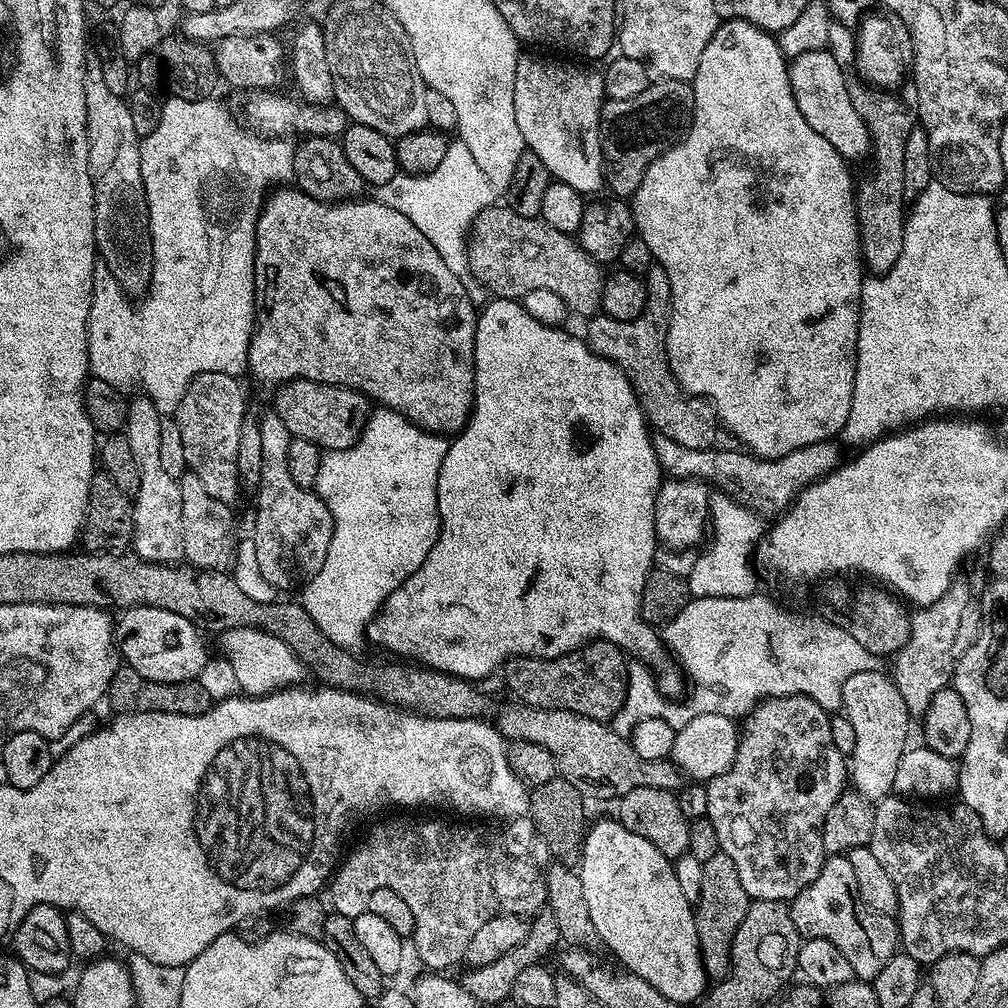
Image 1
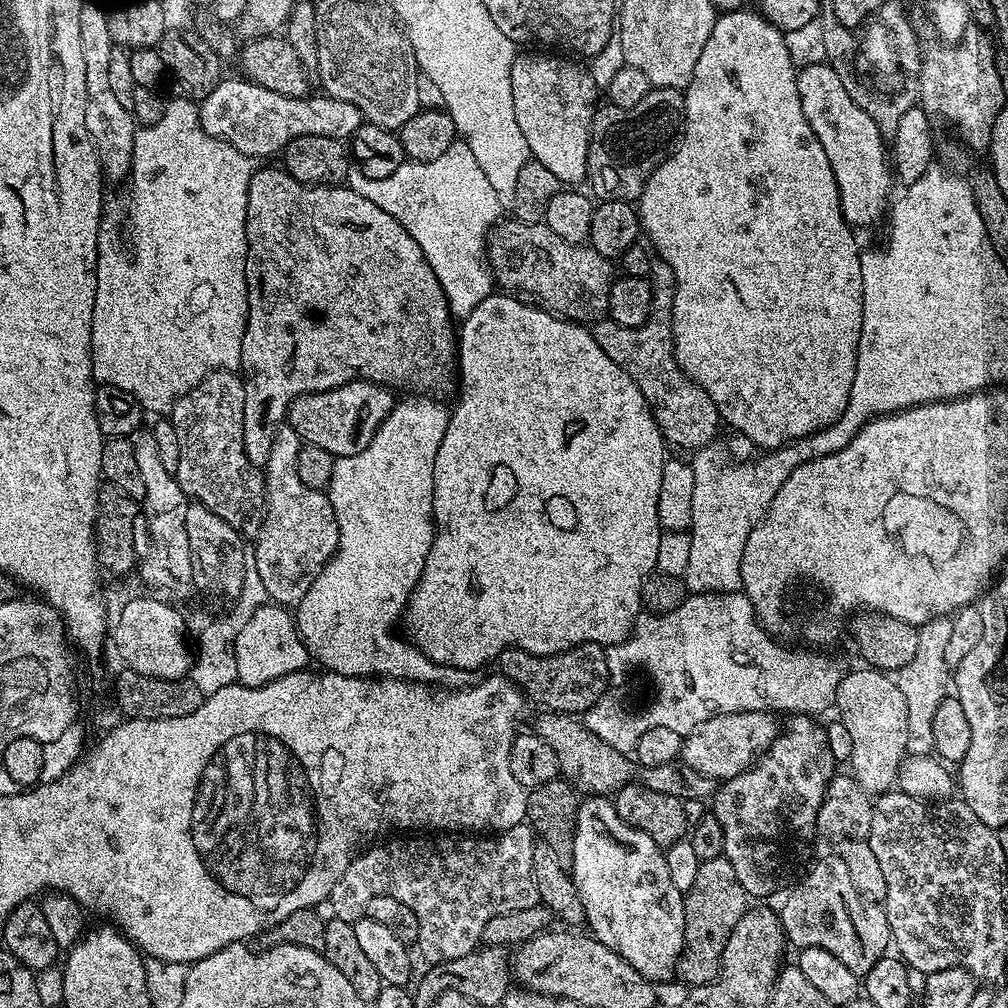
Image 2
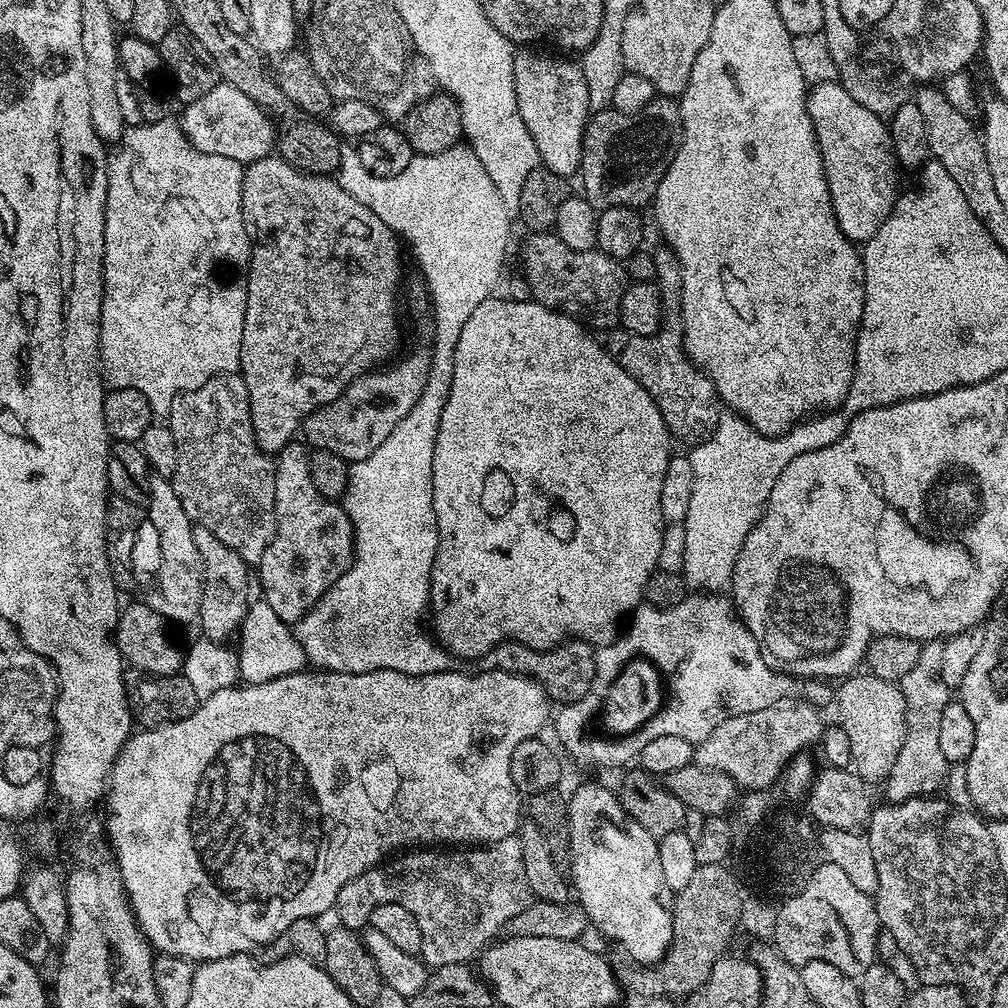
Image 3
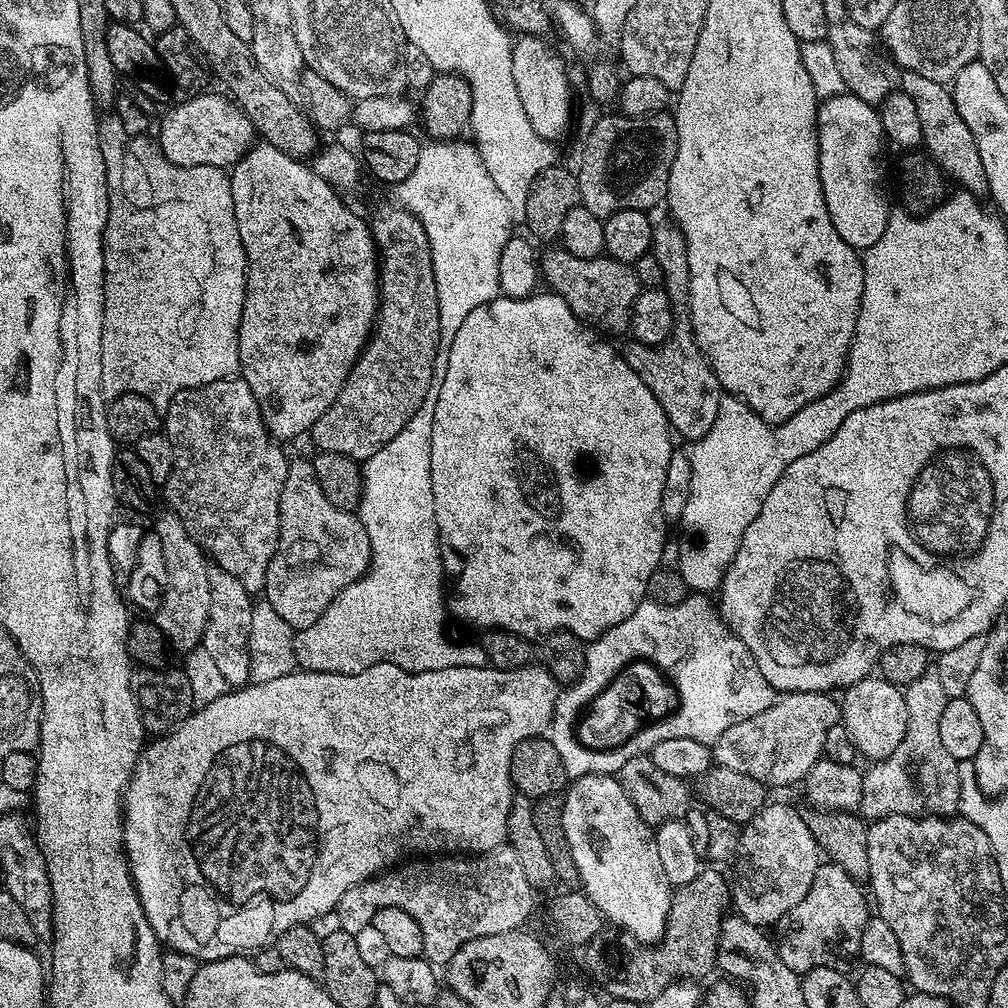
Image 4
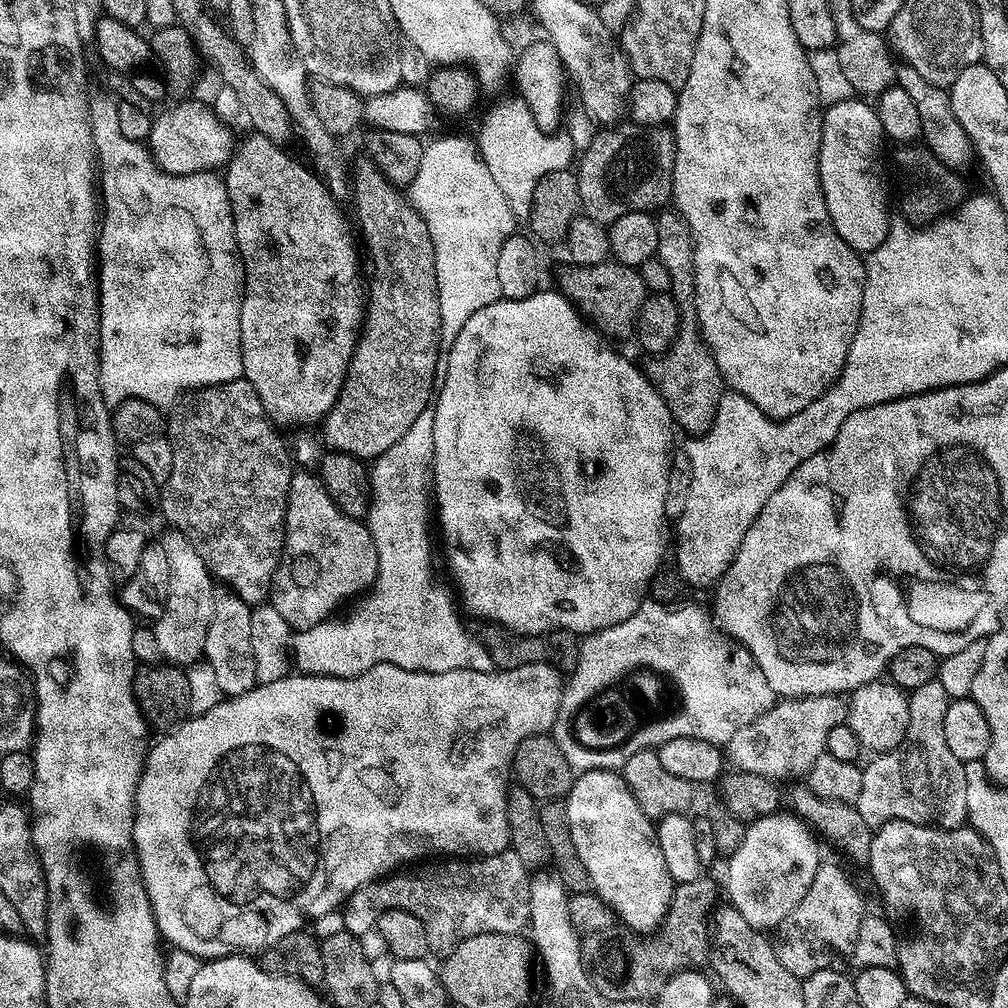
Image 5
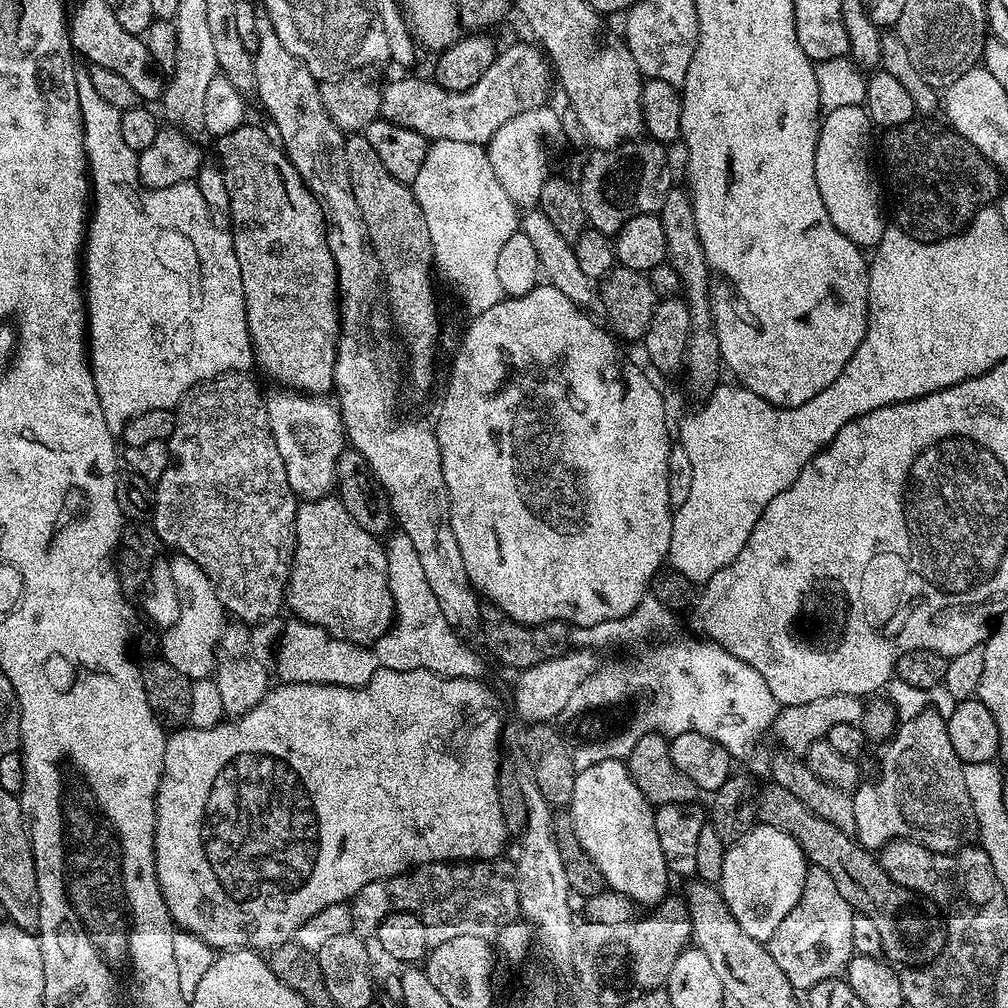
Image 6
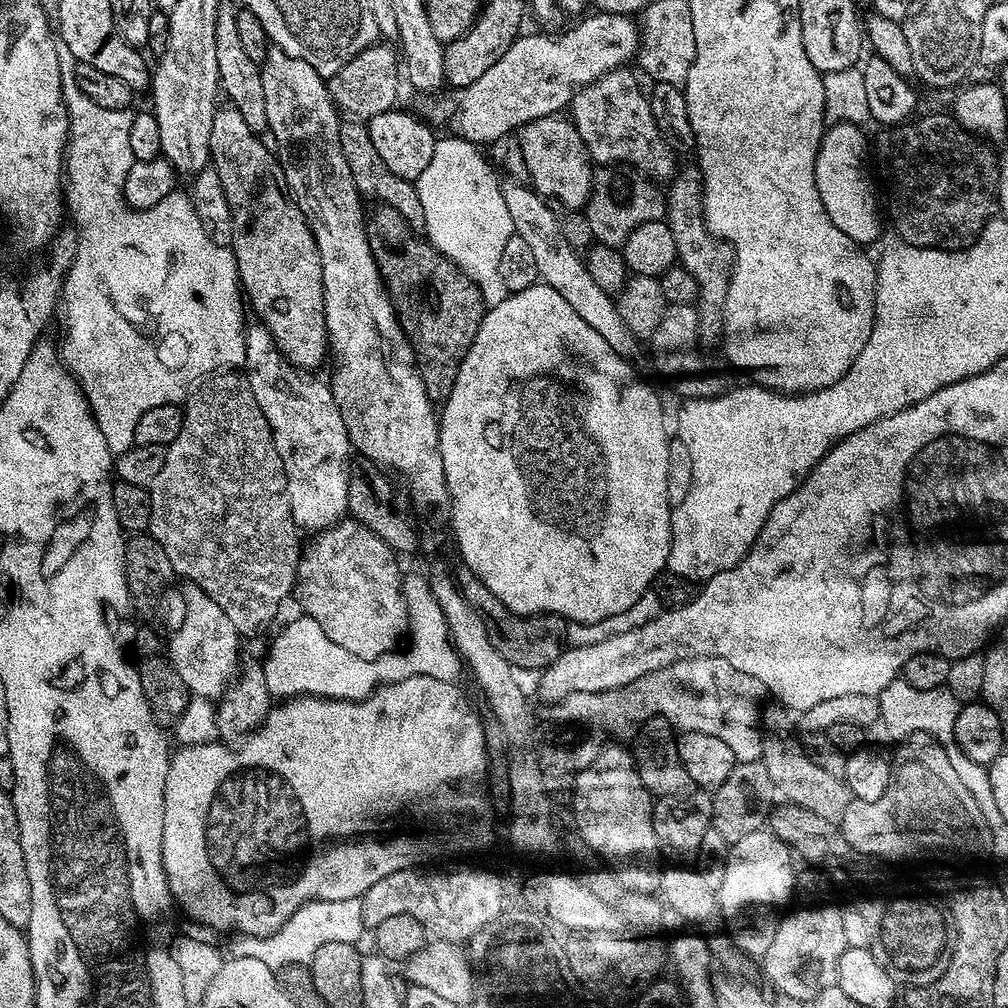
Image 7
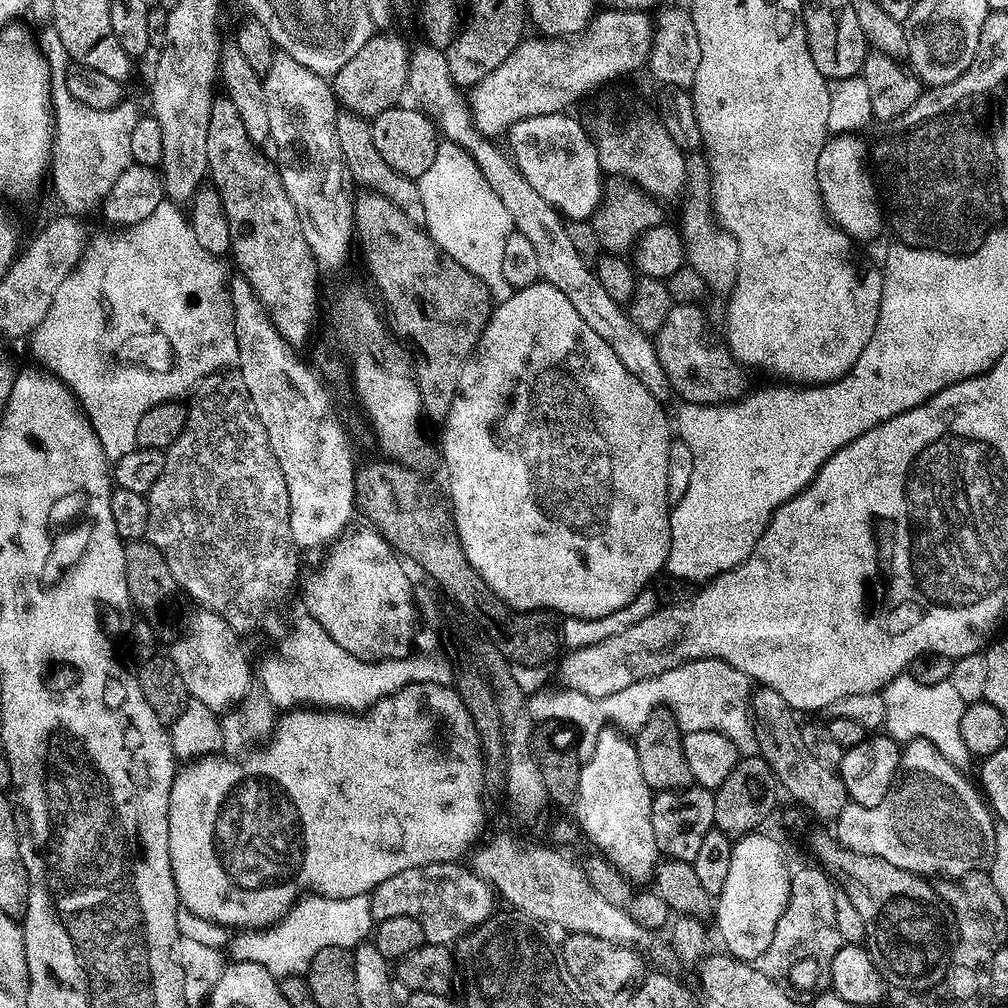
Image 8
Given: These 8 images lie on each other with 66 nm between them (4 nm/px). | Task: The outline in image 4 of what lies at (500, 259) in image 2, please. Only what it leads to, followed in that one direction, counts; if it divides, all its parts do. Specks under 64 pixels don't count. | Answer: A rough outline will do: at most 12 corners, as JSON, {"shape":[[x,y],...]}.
{"shape":[[562,248],[540,274],[599,333],[631,325],[635,269]]}

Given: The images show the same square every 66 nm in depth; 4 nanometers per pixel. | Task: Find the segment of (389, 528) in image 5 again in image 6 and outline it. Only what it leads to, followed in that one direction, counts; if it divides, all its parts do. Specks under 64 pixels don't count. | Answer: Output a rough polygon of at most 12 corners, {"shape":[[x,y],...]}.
{"shape":[[414,542],[386,545],[394,623],[371,646],[285,623],[285,684],[360,688],[379,670],[483,677]]}

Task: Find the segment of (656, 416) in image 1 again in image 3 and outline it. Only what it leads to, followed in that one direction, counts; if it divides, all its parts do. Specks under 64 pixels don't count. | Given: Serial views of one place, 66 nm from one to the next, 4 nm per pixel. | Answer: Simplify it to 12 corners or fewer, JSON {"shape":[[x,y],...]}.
{"shape":[[652,252],[664,323],[612,330],[606,347],[654,398],[669,433],[695,446],[722,401],[684,348],[682,266]]}

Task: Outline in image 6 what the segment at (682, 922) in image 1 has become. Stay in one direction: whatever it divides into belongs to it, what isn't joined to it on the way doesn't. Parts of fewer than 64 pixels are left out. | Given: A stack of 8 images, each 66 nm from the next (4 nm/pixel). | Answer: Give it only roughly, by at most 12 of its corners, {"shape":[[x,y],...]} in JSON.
{"shape":[[625,761],[579,769],[570,815],[611,891],[669,895],[656,814]]}

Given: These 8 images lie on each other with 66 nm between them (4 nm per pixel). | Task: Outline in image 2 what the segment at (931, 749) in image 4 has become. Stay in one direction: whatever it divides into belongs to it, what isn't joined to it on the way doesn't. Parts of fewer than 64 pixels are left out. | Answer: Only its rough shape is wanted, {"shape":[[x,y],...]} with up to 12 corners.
{"shape":[[952,621],[919,625],[918,650],[894,679],[906,698],[908,749],[934,749],[950,694]]}

